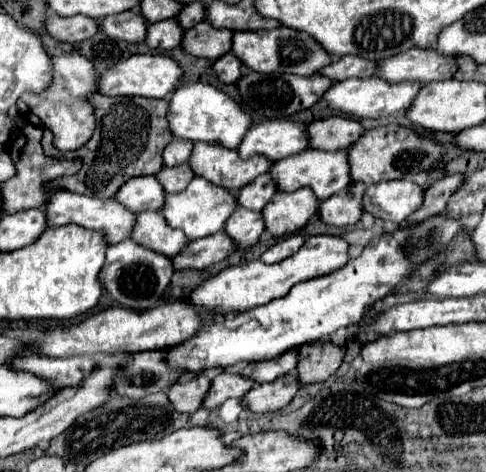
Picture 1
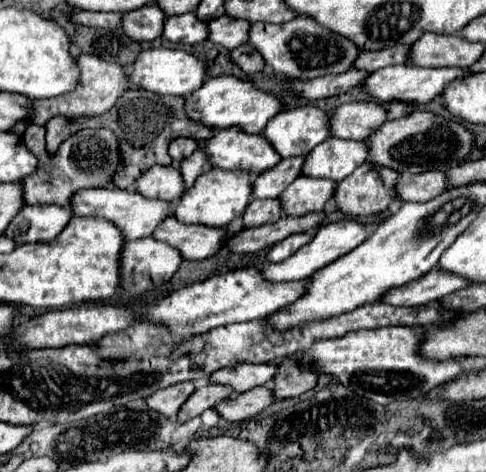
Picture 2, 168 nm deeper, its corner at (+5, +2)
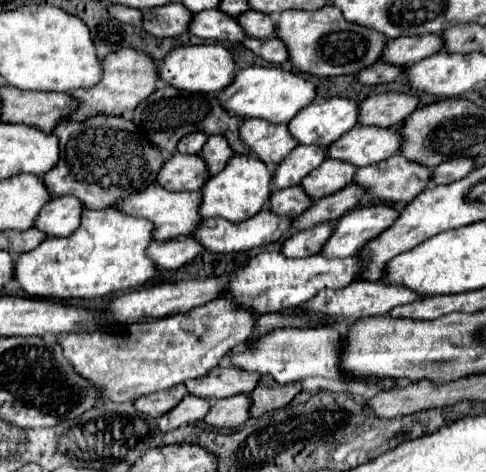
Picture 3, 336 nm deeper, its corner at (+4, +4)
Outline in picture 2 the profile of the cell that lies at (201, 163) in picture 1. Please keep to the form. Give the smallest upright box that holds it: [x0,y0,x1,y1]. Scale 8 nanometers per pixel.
[203,127,281,173]

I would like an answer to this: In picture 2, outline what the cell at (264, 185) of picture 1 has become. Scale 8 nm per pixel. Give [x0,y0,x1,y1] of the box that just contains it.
[253,157,305,199]

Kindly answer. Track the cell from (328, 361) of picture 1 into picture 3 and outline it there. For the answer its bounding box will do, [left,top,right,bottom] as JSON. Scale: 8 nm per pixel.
[250,377,302,417]

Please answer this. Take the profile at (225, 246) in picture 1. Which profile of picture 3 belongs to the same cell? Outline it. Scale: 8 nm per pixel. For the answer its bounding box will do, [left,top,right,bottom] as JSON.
[290,183,364,231]

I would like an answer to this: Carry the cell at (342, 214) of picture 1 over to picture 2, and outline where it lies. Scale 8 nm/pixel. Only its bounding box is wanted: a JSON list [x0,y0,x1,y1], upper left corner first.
[335,163,397,217]

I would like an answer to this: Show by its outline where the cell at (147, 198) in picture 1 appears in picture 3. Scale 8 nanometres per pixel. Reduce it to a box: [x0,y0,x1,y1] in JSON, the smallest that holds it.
[156,153,206,191]

